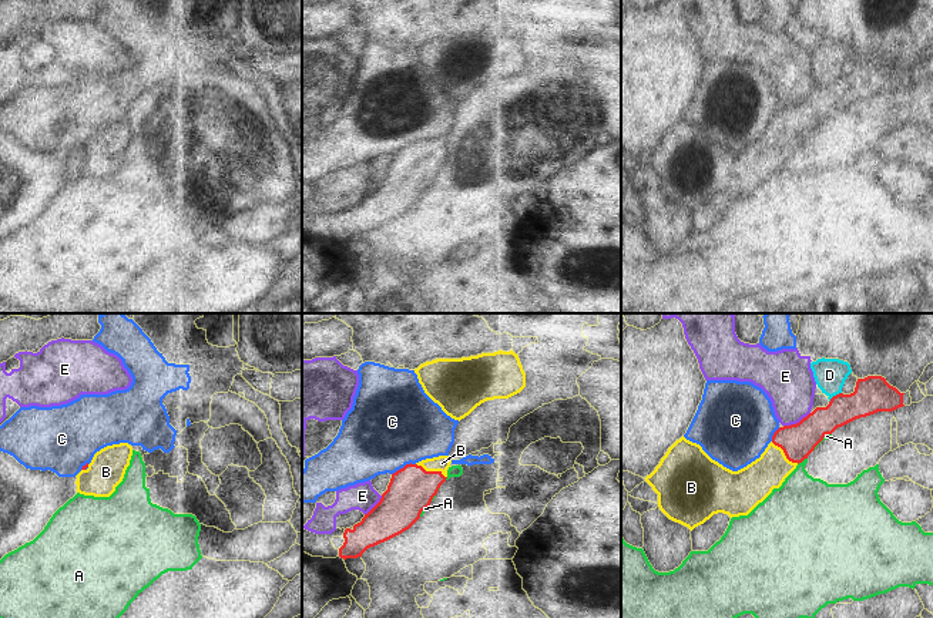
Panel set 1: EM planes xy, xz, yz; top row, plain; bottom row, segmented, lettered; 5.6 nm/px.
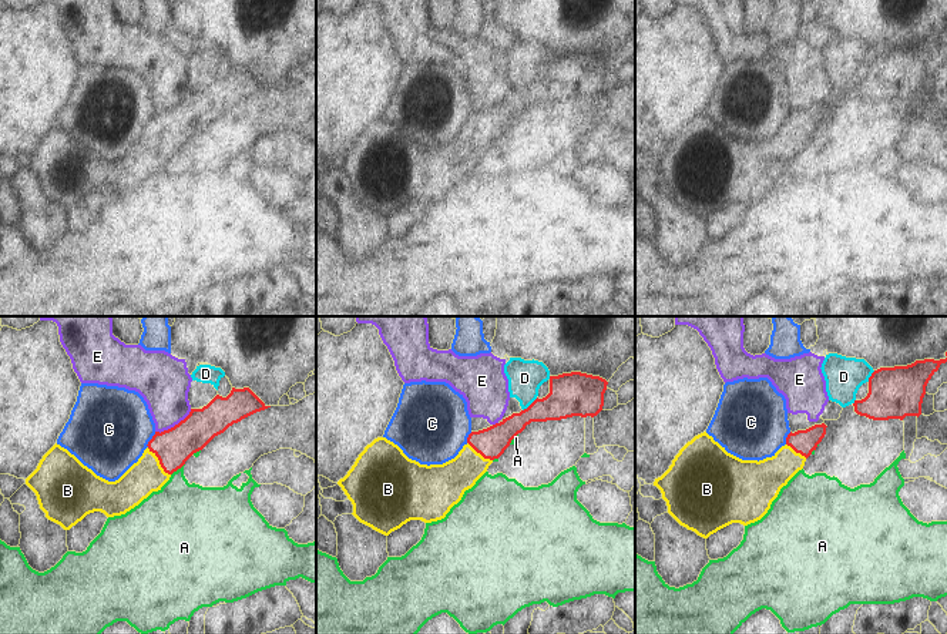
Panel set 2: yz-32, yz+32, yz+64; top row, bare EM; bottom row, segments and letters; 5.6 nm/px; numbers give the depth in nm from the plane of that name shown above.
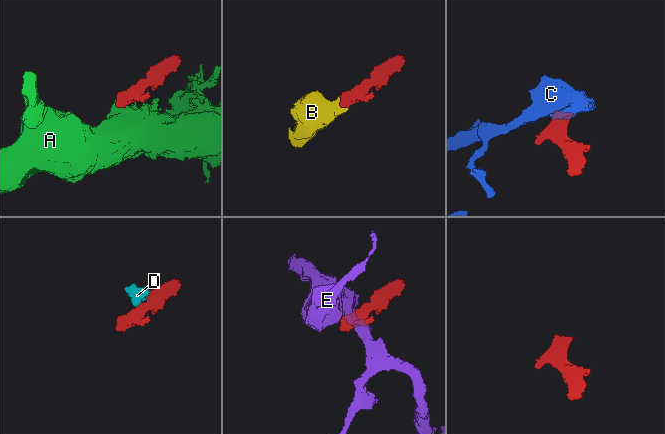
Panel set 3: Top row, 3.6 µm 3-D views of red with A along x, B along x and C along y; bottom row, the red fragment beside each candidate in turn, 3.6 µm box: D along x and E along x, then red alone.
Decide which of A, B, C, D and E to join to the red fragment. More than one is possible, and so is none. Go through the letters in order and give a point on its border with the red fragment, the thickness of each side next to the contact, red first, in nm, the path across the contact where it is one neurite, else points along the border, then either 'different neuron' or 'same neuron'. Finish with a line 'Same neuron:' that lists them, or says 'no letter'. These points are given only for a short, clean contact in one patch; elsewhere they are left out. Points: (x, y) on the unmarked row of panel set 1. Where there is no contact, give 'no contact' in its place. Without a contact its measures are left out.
A: meets red in yz at (802, 141); 190 nm thick on the red side, 320 nm on the other; border along yz (806, 138), (798, 145); different neuron
B: meets red in xz at (432, 153); 260 nm thick on the red side, 90 nm on the other; runs through xz (410, 171), (432, 153), (442, 144); same neuron
C: meets red in xz at (405, 147); 260 nm thick on the red side, 480 nm on the other; border along xz (415, 144), (406, 144), (392, 155); different neuron
D: meets red in yz at (834, 77); 200 nm thick on the red side, 180 nm on the other; border along yz (841, 73), (829, 83); different neuron
E: meets red in yz at (796, 104); 190 nm thick on the red side, 280 nm on the other; border along yz (809, 93), (798, 103), (784, 107); different neuron
Same neuron: B

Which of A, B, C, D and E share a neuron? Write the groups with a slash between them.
A / B / C / D / E

